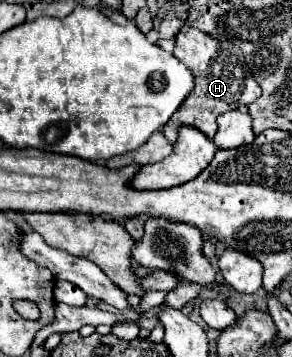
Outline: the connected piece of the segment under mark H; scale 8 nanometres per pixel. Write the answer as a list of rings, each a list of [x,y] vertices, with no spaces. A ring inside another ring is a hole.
[[[189,25],[181,27],[181,31],[177,33],[175,39],[177,39],[177,45],[175,45],[173,55],[181,63],[185,63],[187,69],[193,73],[195,87],[185,97],[181,107],[173,113],[171,121],[167,121],[167,125],[163,127],[163,133],[171,143],[175,143],[177,135],[179,135],[179,127],[193,125],[199,131],[203,131],[209,139],[213,139],[213,135],[217,131],[217,117],[221,113],[225,113],[227,109],[241,109],[241,107],[253,103],[255,99],[259,99],[261,87],[251,77],[251,73],[245,71],[241,51],[233,49],[229,43],[221,43],[215,37],[211,37],[199,29],[193,29]]]

